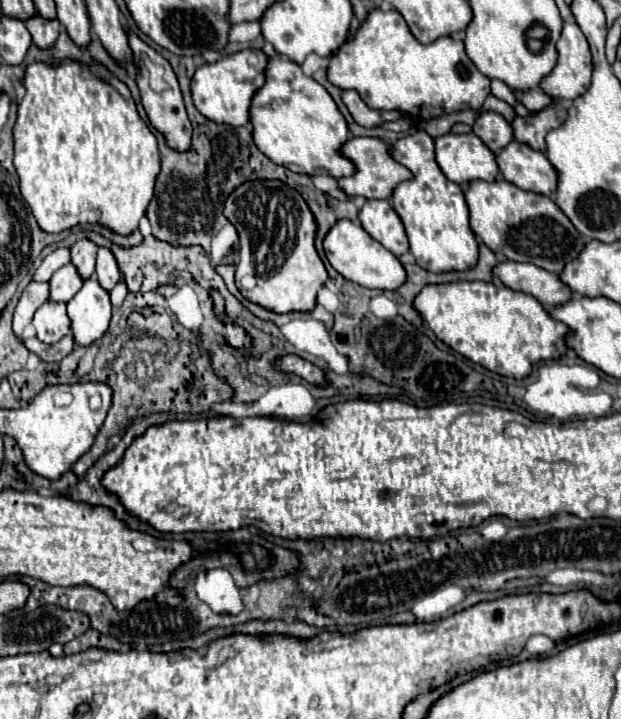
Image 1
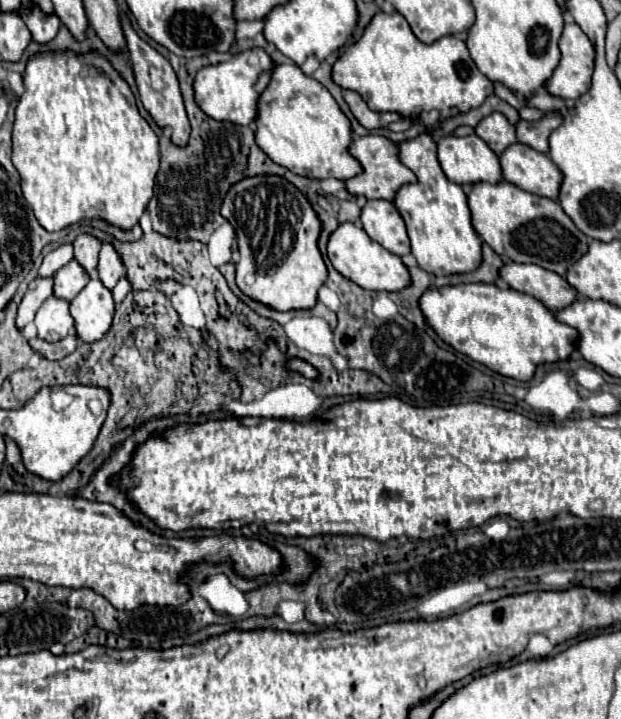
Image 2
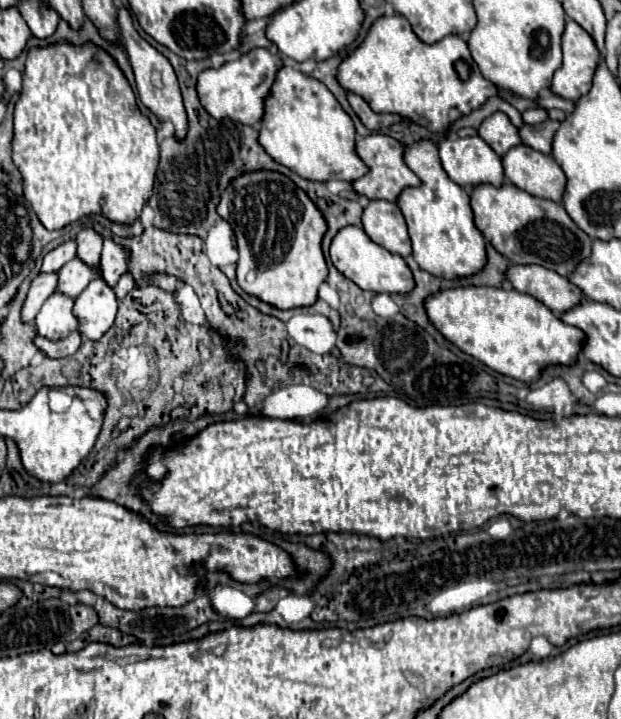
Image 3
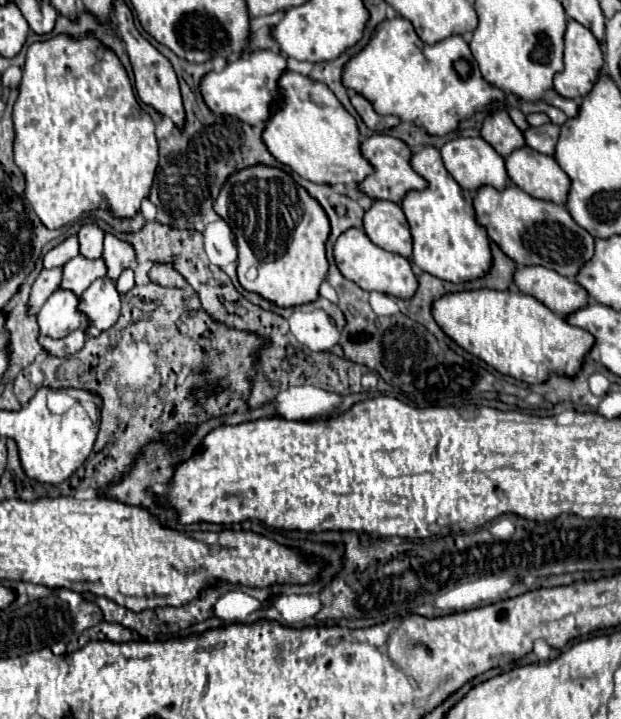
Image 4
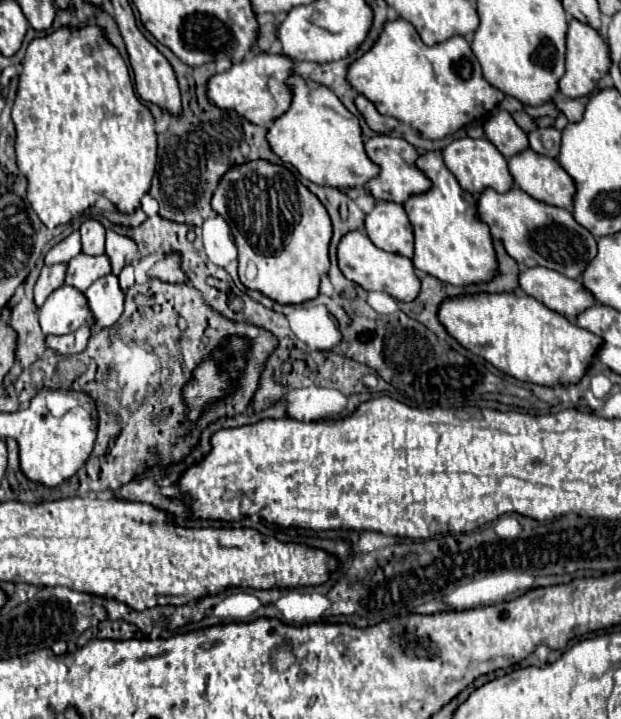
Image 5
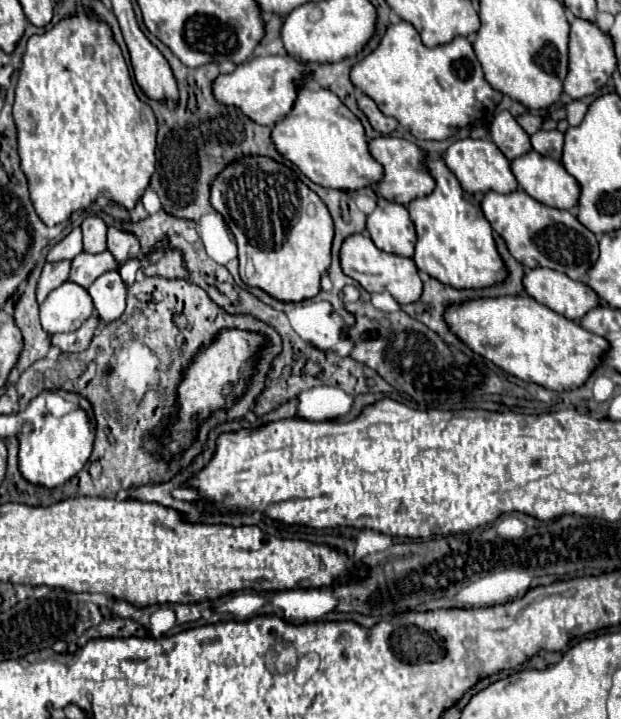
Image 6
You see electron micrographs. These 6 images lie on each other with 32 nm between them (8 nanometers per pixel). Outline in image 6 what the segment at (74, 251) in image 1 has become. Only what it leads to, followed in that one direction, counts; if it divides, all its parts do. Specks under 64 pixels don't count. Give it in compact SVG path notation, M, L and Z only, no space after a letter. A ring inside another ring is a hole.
M88 216L82 222L82 236L84 236L84 252L90 254L98 254L106 250L106 230L108 226L96 218L96 216Z

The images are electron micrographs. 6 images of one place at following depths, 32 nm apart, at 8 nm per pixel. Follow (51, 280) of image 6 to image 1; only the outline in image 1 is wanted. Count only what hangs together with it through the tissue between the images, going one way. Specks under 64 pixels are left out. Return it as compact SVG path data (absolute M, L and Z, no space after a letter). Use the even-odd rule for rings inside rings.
M30 282L26 286L26 290L22 292L18 306L14 310L14 320L12 320L12 332L16 334L16 338L22 338L24 328L32 322L34 312L48 300L48 282L44 284L36 284Z

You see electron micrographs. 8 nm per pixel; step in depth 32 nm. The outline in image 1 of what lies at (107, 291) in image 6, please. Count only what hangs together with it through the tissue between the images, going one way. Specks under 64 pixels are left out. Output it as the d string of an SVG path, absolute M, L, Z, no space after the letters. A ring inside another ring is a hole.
M96 278L84 282L72 300L66 302L66 312L70 318L70 330L78 346L90 346L94 340L102 338L108 330L112 306L108 292L96 284Z

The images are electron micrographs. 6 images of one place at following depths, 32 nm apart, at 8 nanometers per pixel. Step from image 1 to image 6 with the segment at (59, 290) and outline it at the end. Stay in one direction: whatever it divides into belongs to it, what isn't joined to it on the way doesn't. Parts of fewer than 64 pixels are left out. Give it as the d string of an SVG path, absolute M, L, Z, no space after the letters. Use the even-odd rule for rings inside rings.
M104 250L102 254L96 254L96 256L92 256L88 252L80 252L80 256L76 256L72 260L68 282L88 288L98 276L102 276L104 272L110 272L114 268L116 268L116 262L112 260L112 256L108 256L108 250Z

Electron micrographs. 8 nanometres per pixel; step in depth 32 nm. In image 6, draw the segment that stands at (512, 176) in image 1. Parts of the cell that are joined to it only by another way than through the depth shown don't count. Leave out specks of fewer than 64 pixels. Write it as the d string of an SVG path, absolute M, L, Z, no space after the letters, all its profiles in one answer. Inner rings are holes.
M530 150L520 158L514 158L510 168L518 186L538 202L564 210L576 206L578 184L560 162Z

